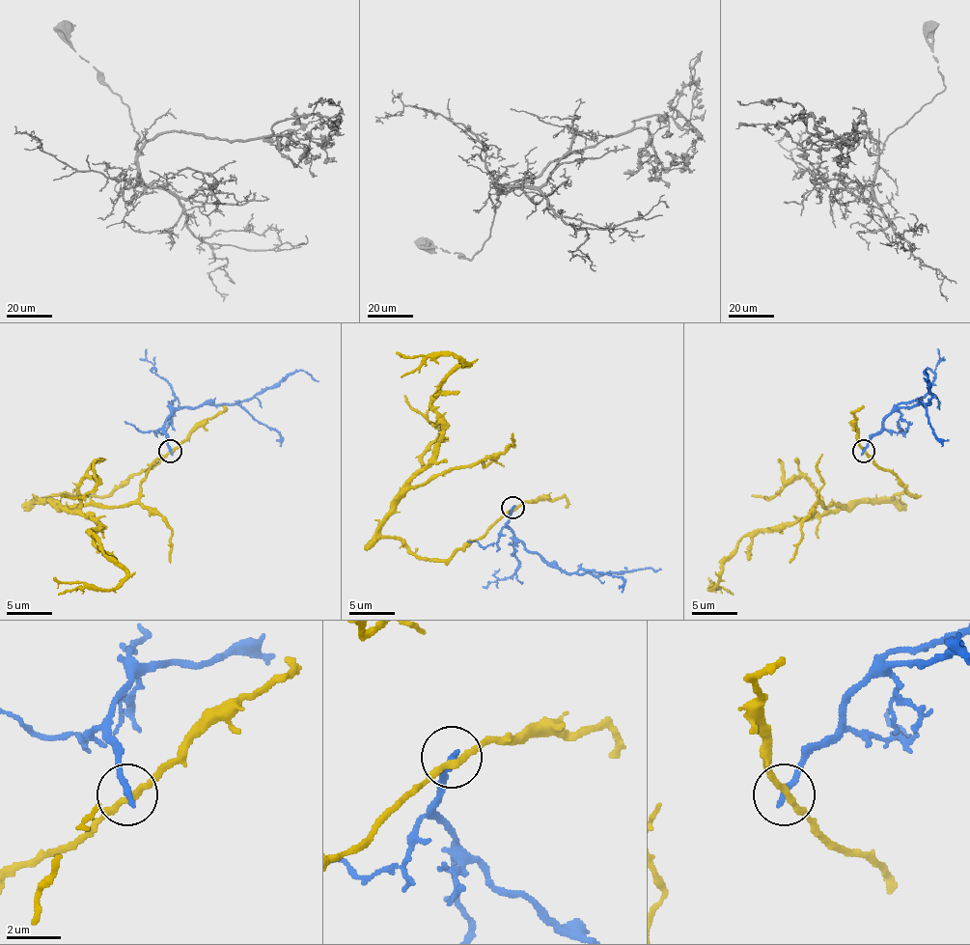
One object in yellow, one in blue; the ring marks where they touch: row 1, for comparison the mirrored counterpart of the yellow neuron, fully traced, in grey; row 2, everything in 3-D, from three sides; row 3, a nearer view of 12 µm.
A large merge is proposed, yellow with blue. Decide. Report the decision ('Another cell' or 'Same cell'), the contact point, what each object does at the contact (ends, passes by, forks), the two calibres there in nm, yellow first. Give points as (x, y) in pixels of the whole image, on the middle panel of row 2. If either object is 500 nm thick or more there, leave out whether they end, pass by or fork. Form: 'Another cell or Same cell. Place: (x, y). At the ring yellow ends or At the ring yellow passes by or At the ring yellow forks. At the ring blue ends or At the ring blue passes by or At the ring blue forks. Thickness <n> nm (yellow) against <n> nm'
Another cell. Place: (512, 507). At the ring yellow passes by. At the ring blue ends. Thickness 240 nm (yellow) against 280 nm

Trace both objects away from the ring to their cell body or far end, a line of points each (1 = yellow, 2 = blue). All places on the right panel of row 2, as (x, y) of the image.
1: (864, 450), (916, 495), (850, 500), (835, 512), (753, 532), (741, 539), (710, 588), (707, 577)
2: (864, 450), (893, 411), (929, 403), (925, 371), (925, 382)

